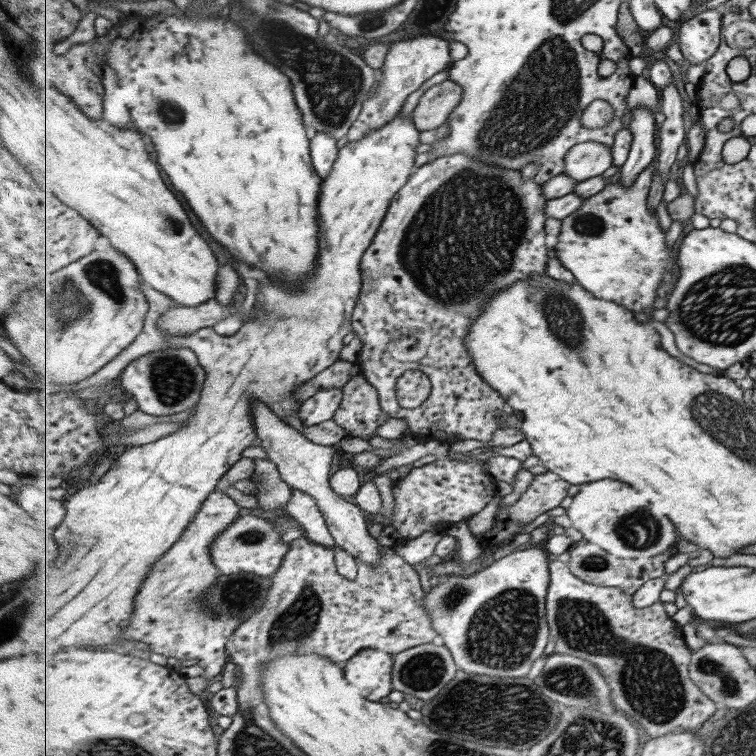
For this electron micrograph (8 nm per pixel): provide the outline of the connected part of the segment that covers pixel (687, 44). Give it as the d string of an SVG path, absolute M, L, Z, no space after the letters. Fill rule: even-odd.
M717 8L707 9L678 26L679 47L686 64L701 64L701 62L705 62L705 60L708 61L716 54L722 44L722 17L722 14Z

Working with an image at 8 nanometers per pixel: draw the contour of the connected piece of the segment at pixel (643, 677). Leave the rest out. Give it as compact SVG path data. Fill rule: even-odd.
M558 559L551 560L549 572L552 581L546 596L546 609L550 638L554 641L553 652L577 656L597 666L611 682L615 704L633 716L651 734L649 738L669 734L679 727L701 732L701 724L717 712L717 702L711 700L691 678L690 664L694 651L685 644L682 626L665 612L665 606L657 601L651 606L639 608L634 604L634 595L622 588L585 582L571 572L568 563Z

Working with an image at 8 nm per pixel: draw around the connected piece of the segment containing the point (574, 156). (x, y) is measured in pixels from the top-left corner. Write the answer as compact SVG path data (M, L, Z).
M600 142L576 144L566 155L566 171L578 182L598 177L614 165L612 148Z

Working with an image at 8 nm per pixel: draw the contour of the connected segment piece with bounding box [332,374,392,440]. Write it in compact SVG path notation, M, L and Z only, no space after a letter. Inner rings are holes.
M363 374L353 376L342 391L342 403L332 419L347 429L349 436L367 440L392 417L381 408L378 390Z

